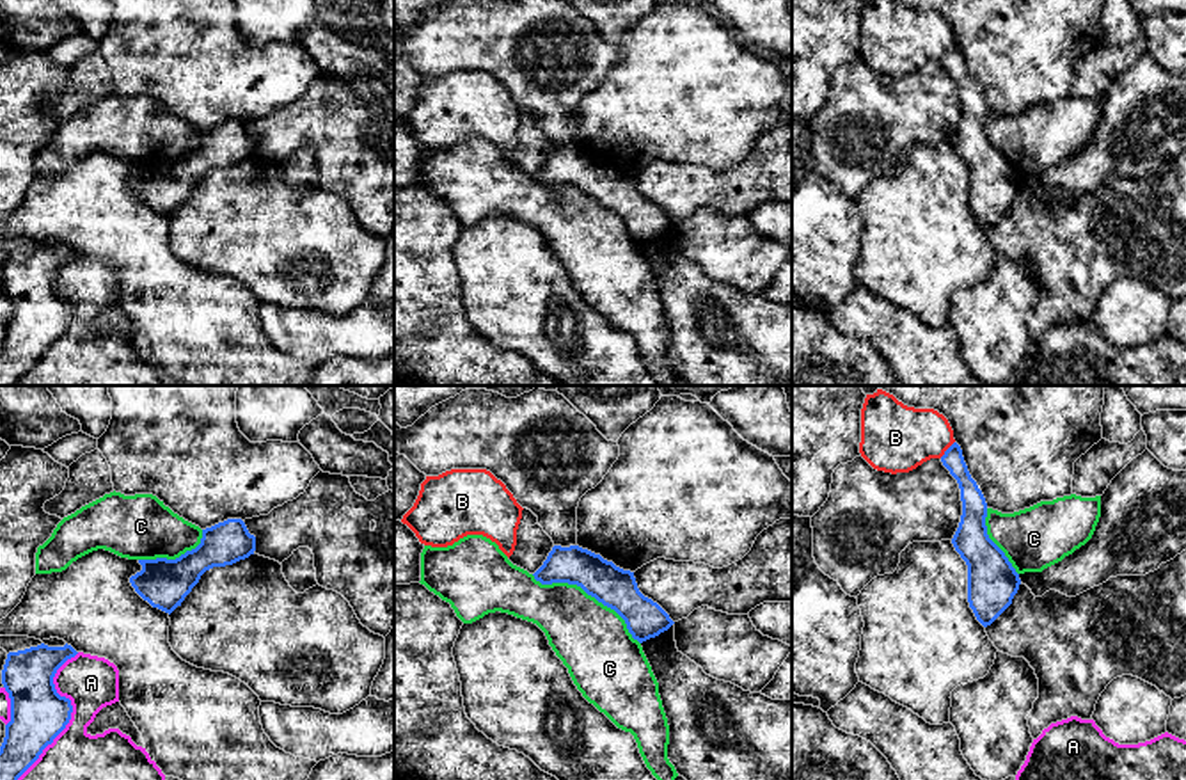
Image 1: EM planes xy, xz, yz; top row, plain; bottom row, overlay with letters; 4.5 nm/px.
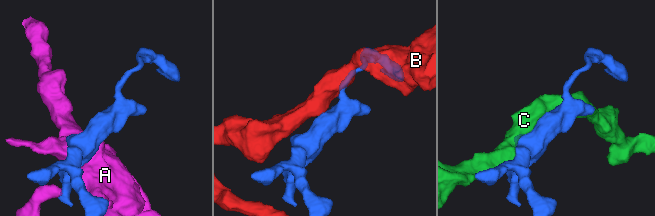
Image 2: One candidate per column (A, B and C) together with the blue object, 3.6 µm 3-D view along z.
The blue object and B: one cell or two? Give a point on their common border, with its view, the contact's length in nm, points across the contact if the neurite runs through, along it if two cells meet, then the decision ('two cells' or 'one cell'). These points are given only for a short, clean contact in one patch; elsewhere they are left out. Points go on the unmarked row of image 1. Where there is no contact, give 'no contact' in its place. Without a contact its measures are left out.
contact yz (947, 52); length 100 nm; border yz (954, 43), (940, 59); two cells

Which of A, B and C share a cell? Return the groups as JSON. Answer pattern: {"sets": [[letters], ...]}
{"sets": [["A"], ["B"], ["C"]]}

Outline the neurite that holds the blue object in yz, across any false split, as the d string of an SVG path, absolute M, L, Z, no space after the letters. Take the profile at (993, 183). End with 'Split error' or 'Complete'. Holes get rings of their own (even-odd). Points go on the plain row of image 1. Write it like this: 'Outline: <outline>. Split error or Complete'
Outline: M953 44L941 64L961 91L962 117L952 146L968 167L968 204L976 222L987 229L1012 206L1021 181L987 137L987 105L968 73L961 48Z. Complete

